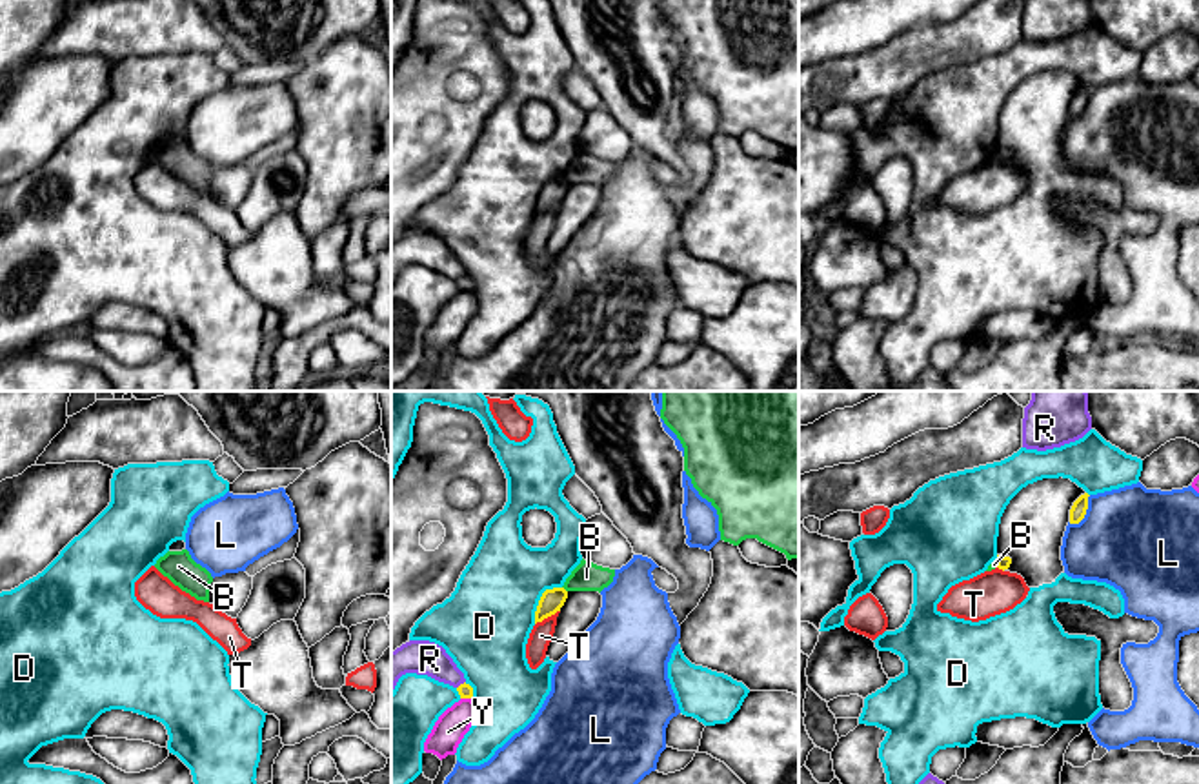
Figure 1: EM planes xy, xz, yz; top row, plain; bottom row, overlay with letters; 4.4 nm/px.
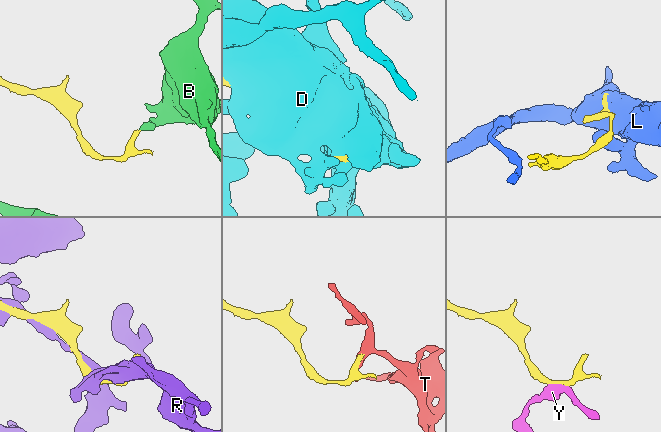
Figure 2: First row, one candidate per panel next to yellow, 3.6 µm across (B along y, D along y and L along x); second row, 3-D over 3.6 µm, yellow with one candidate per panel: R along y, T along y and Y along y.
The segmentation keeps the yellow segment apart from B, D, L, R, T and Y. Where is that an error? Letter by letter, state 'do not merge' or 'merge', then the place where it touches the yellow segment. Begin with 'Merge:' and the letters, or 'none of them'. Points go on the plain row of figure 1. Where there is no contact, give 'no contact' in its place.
Merge: none of them
B: do not merge; contact xz (564, 182)
D: do not merge; contact xz (541, 191)
L: do not merge; contact yz (1085, 106)
R: do not merge; contact xz (461, 277)
T: do not merge; contact xz (546, 210)
Y: do not merge; contact xz (466, 290)

